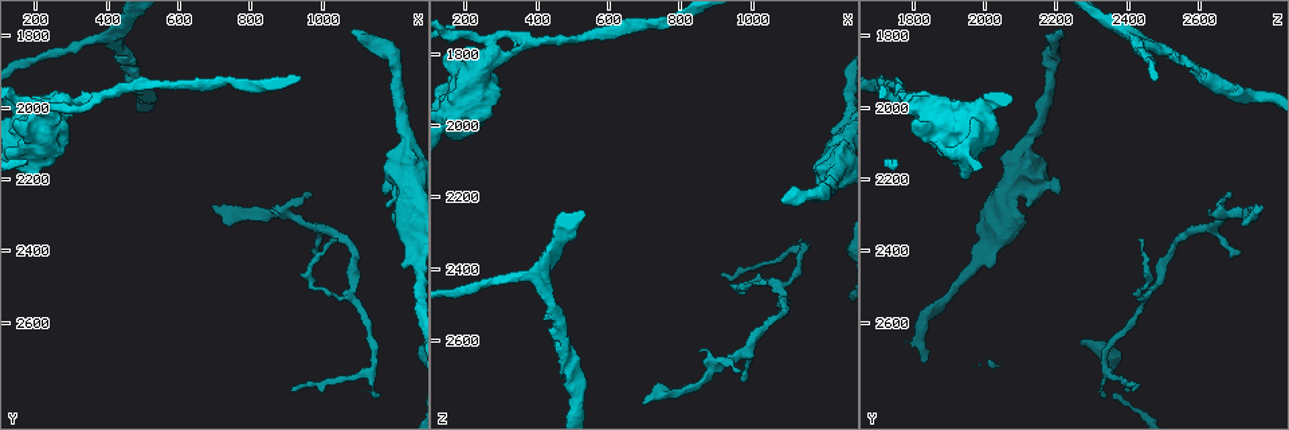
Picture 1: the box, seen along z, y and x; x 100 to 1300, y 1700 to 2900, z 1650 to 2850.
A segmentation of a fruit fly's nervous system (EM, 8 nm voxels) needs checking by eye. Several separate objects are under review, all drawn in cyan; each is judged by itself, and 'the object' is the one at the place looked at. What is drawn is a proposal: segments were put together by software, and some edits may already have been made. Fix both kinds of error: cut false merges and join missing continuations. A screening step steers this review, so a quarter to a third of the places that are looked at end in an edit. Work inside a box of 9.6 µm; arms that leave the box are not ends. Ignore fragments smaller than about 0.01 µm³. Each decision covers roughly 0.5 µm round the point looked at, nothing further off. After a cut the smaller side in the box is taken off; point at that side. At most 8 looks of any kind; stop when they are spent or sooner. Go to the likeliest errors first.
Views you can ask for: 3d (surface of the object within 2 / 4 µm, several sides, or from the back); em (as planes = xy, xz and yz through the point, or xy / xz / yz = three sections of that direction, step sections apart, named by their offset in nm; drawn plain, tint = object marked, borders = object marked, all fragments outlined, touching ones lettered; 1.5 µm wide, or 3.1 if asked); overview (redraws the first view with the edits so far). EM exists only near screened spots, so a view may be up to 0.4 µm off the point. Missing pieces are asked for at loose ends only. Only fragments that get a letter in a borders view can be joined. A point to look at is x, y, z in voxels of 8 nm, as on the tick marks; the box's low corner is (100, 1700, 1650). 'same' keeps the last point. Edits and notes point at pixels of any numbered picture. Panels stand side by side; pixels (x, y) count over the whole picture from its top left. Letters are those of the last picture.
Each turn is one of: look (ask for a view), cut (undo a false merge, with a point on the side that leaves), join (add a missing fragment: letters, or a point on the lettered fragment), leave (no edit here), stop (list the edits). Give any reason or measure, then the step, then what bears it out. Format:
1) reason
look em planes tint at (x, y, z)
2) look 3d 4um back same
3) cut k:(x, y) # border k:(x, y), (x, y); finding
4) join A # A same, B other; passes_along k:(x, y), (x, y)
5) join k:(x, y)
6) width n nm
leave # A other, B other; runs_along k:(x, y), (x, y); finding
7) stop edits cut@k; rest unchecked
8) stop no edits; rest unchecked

free end
look em yz step 8 borders at (340, 2010, 1740)

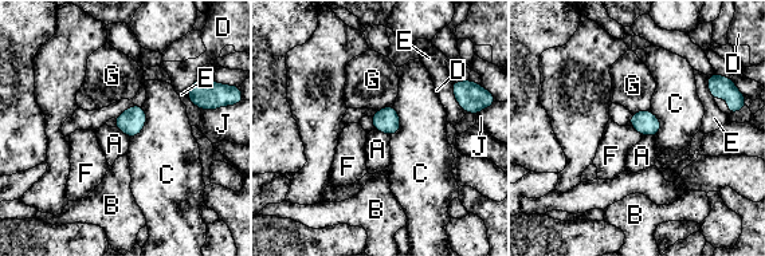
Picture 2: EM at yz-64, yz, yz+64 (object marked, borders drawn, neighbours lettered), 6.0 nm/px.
leave # A other, B other, C other, D other, E other, F other, G other, J other; no lettered fragment goes on from it

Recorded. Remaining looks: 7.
look em planes borders at (970, 2240, 2680)

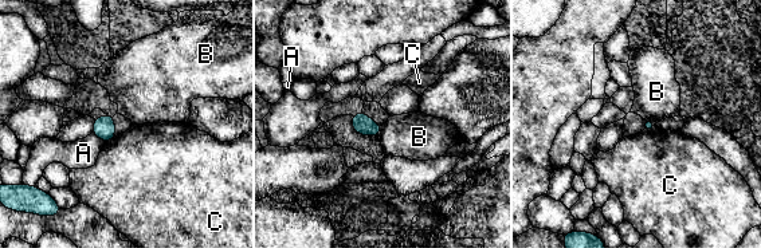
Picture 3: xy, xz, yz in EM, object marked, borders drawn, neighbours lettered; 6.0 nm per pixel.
leave # A other, B other, C other; border 3:(381, 125), (381, 130), (376, 136); none of them fits

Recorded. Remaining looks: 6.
sharp bend
look 3d 2um at (970, 2480, 2460)

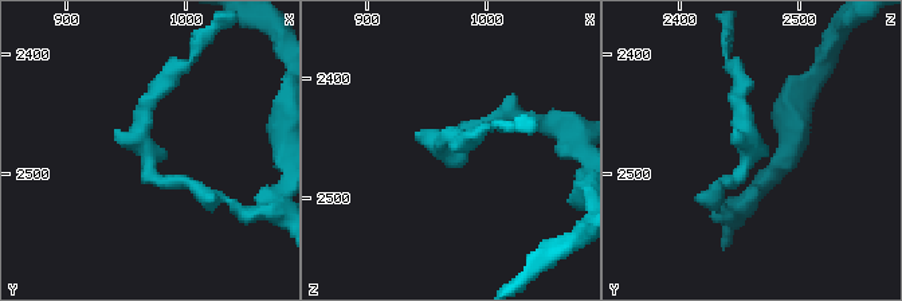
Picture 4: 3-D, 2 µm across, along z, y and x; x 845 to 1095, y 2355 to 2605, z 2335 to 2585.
shape alone is not enough
look em planes tint at (974, 2484, 2458)

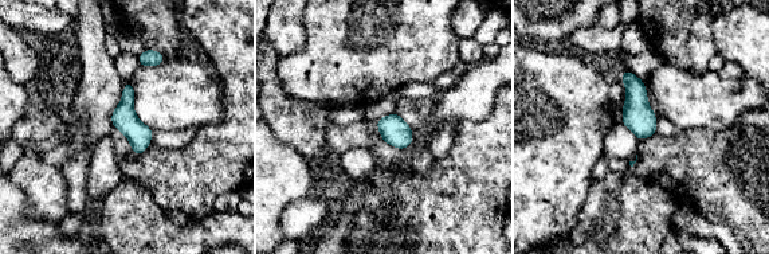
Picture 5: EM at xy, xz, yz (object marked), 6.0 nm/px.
look em planes borders same

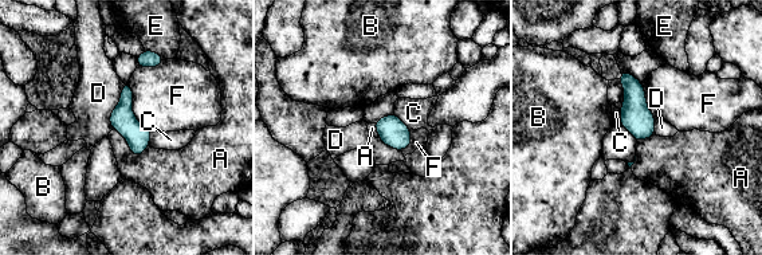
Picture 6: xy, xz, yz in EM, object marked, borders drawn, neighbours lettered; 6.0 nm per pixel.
width 140 nm
leave # A other, B other, C other, D other, E other, F other; border 6:(393, 114), (409, 129); continuous, no second neuron

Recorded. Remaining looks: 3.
stop no edits; rest unchecked

